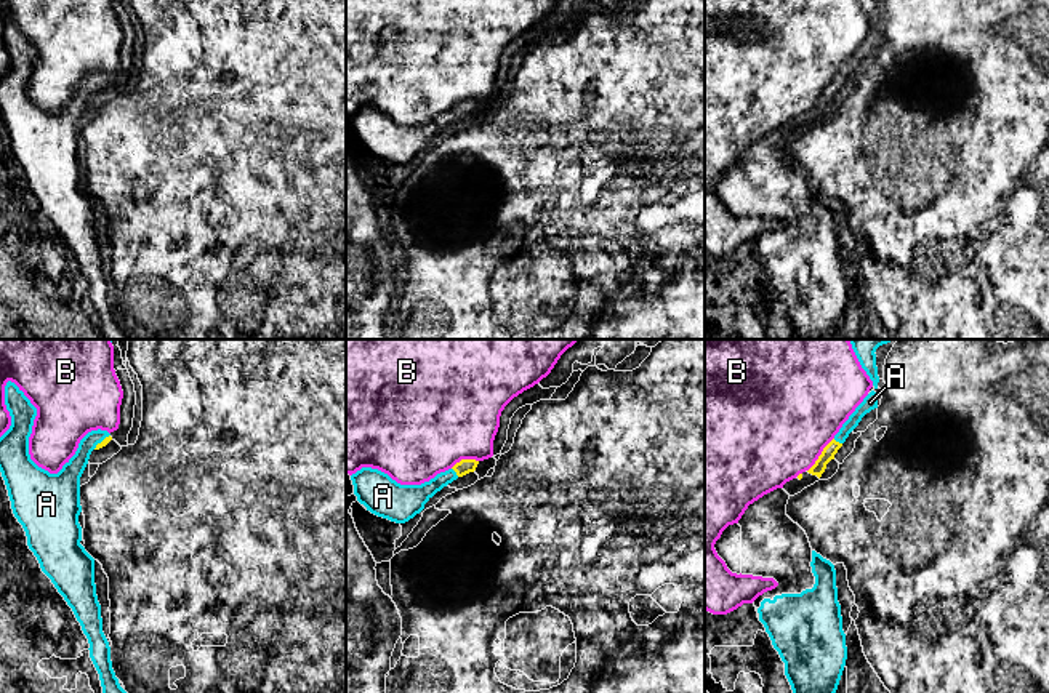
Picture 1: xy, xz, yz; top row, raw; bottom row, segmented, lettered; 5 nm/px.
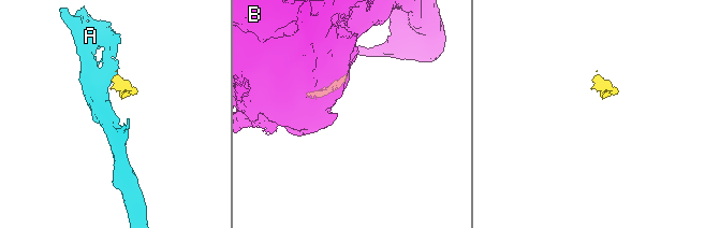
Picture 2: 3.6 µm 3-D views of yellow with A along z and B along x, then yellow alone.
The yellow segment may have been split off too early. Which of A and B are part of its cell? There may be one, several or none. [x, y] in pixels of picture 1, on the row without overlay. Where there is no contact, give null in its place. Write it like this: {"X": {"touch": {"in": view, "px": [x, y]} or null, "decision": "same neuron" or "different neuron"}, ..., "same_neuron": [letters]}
{"A": {"touch": {"in": "xz", "px": [455, 112]}, "decision": "same neuron"}, "B": {"touch": {"in": "yz", "px": [820, 96]}, "decision": "different neuron"}, "same_neuron": ["A"]}

